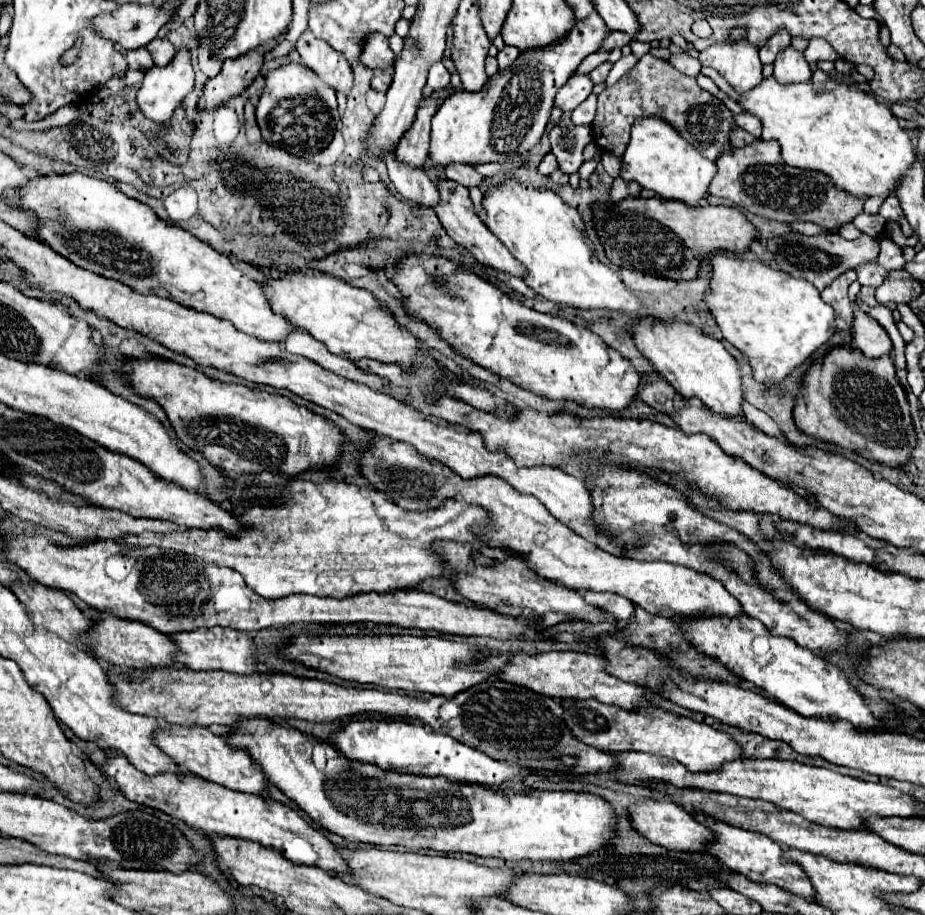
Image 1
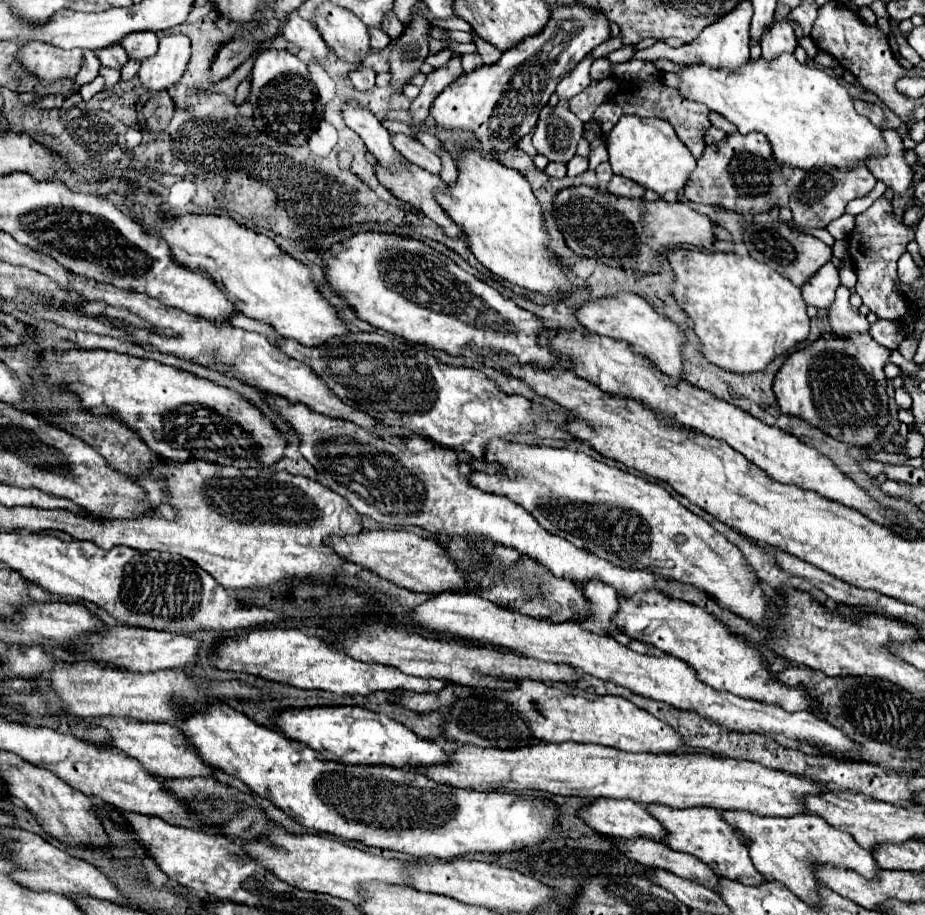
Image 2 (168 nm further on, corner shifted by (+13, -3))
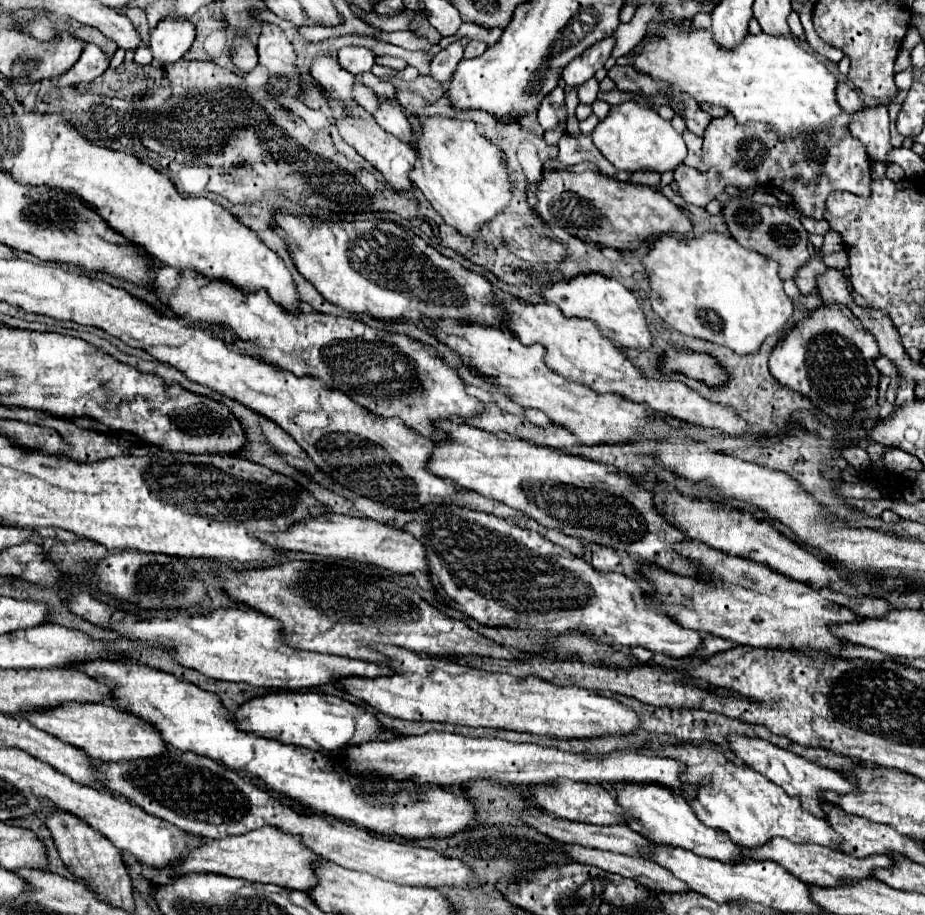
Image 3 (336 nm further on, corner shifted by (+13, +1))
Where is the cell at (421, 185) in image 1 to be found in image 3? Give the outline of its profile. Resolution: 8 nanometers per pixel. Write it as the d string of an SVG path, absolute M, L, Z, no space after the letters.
M324 54L318 56L312 62L312 76L324 86L324 90L342 106L348 106L348 102L356 102L352 96L352 88L356 78L350 76L350 72L346 72L336 56L332 54Z

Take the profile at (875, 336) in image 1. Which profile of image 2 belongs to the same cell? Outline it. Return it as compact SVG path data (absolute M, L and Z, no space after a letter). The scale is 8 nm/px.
M840 286L834 304L828 308L828 320L836 336L848 336L852 332L868 332L870 328L866 316L862 316L858 308L850 306L848 298L850 298L850 290L846 286Z

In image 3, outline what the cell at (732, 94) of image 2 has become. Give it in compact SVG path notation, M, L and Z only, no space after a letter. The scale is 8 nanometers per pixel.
M662 24L662 34L658 42L650 42L644 50L634 58L634 68L646 72L654 80L662 80L668 84L676 84L682 92L690 94L698 104L708 102L714 106L724 106L738 124L746 124L748 120L760 120L772 126L782 140L794 134L804 134L806 130L826 128L830 122L840 116L844 110L836 100L836 76L814 56L810 56L794 38L784 36L766 36L760 32L758 36L748 34L748 38L736 50L722 50L710 40L710 30L694 30L686 24Z

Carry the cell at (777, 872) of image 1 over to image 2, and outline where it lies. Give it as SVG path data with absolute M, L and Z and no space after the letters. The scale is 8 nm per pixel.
M654 804L646 806L646 810L666 828L666 840L662 840L668 848L674 848L676 852L686 852L698 860L704 860L704 864L710 864L714 868L714 874L726 876L732 880L738 880L742 884L760 884L764 878L754 870L754 864L748 856L746 842L738 836L738 832L726 824L714 808L688 808L688 810L676 810L676 808L654 808Z

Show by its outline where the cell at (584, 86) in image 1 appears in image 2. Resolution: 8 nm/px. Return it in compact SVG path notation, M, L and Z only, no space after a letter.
M588 54L584 60L578 62L578 66L574 70L570 70L570 74L566 74L558 86L556 86L556 94L562 98L562 100L570 100L572 96L580 94L584 88L590 86L592 78L590 78L590 66L594 62L594 56Z

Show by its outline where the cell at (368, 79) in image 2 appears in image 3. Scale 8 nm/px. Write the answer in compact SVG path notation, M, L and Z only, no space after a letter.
M348 46L338 50L338 62L344 70L348 70L350 74L358 76L364 72L370 72L374 66L374 54L366 48L358 48L358 46Z

